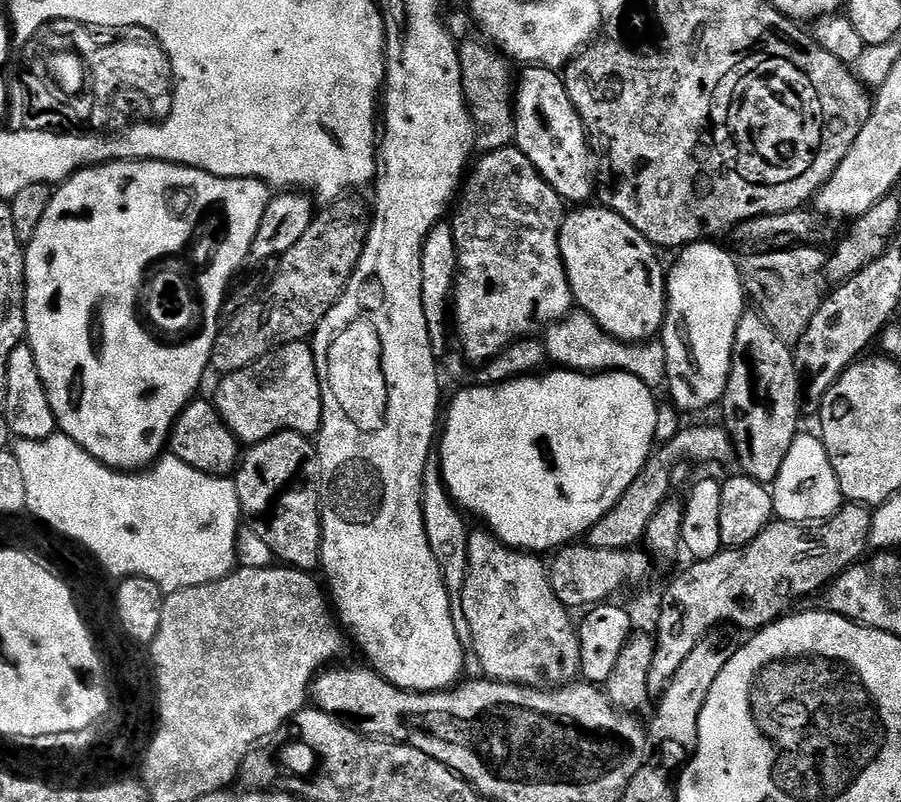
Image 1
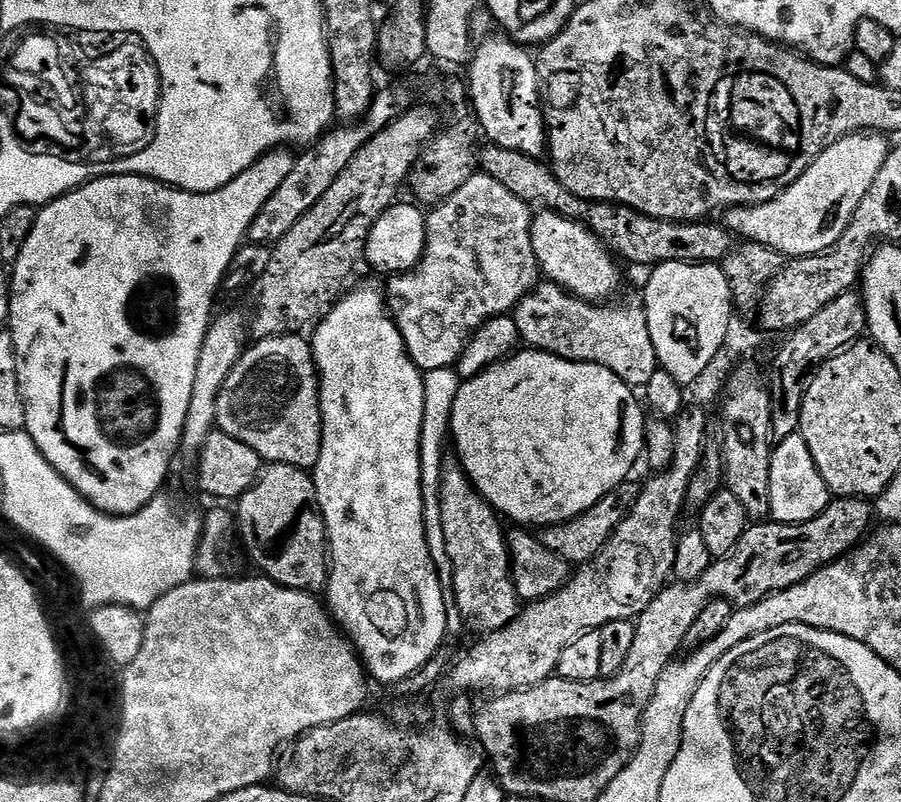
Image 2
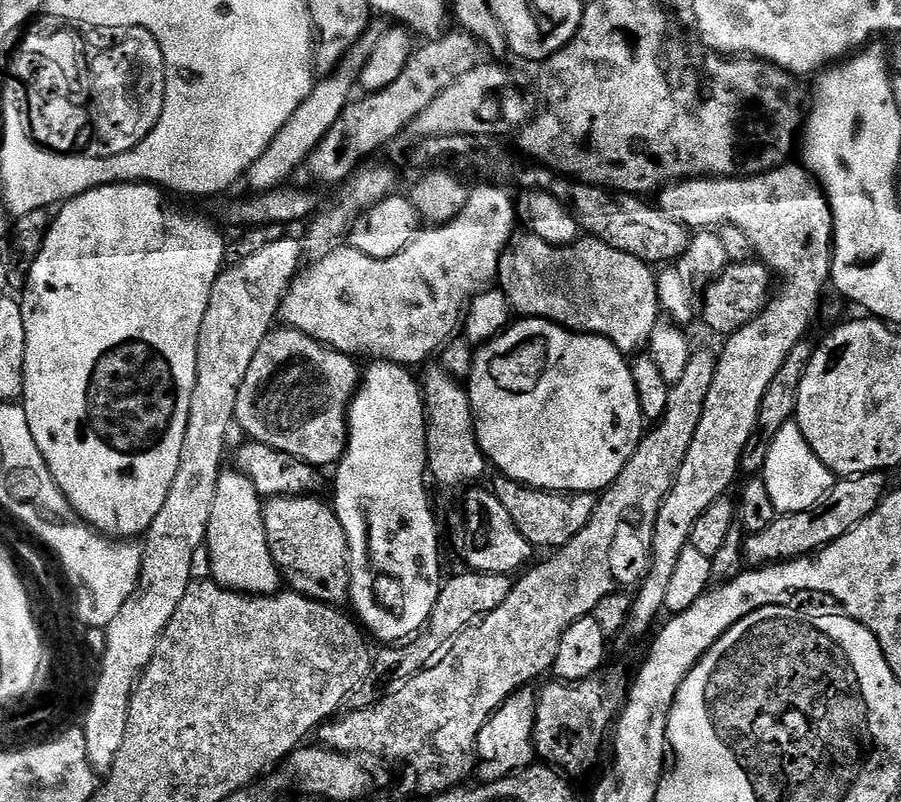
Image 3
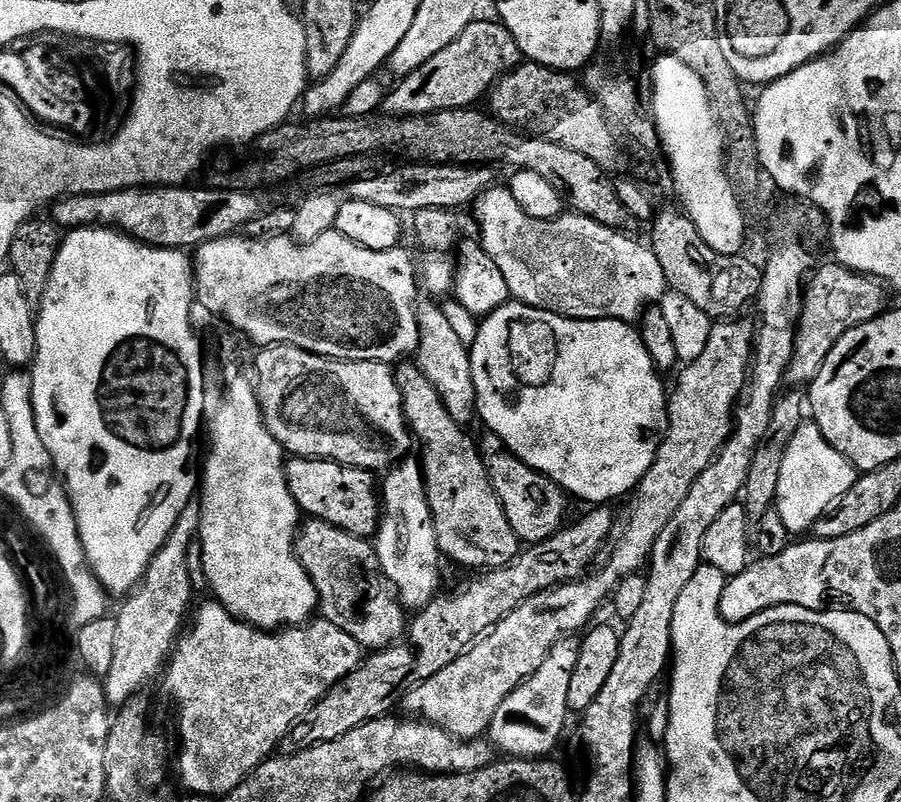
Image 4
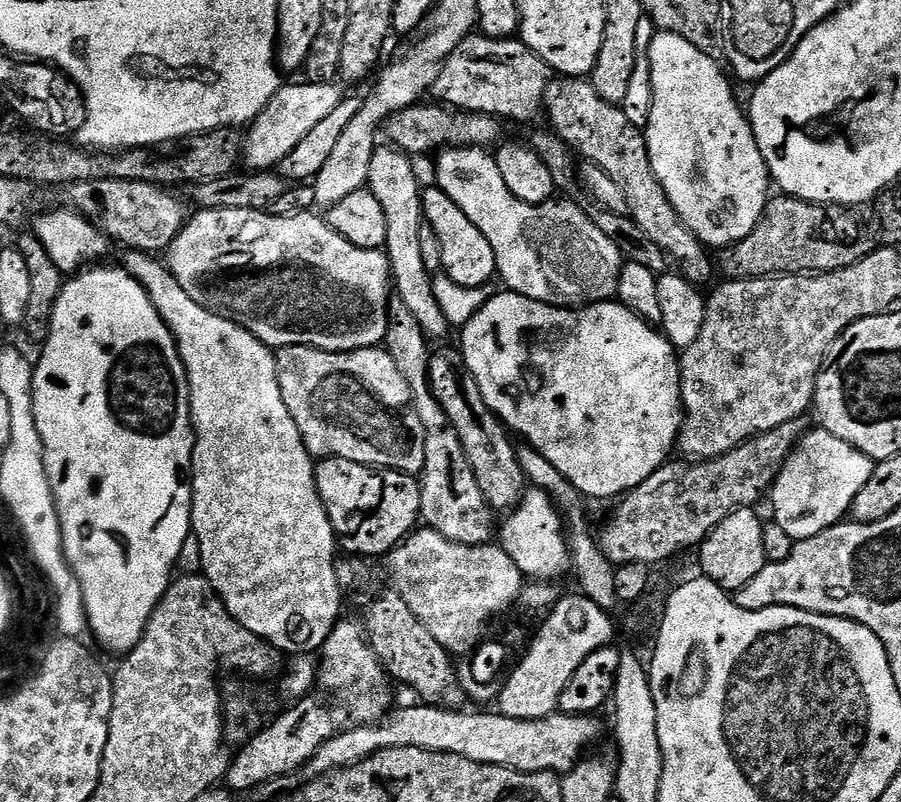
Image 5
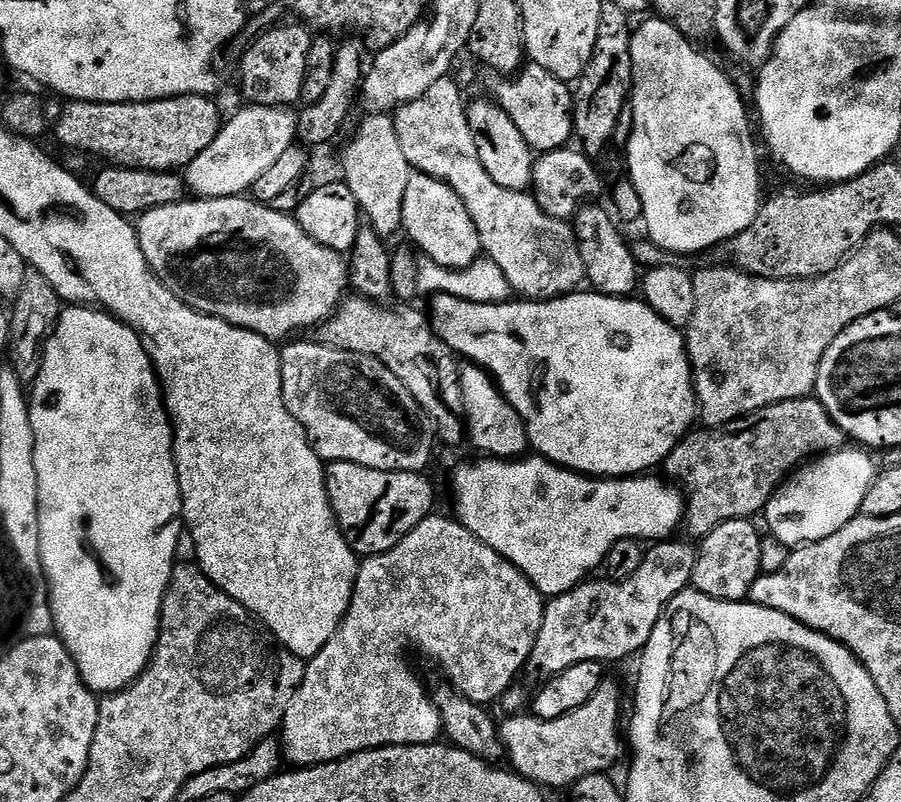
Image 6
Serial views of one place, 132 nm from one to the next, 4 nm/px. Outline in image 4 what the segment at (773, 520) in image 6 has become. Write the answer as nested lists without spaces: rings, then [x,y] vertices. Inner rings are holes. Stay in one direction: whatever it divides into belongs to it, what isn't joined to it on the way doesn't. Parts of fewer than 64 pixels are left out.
[[[803,422],[792,436],[784,454],[774,508],[790,534],[805,533],[825,509],[850,490],[857,479],[856,468],[826,442],[820,428],[814,422]]]

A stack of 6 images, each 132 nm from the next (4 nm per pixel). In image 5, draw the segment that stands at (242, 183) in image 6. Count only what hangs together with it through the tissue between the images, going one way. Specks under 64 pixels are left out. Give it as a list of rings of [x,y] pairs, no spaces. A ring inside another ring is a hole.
[[[328,81],[326,83],[281,85],[279,91],[272,96],[267,106],[257,114],[255,120],[247,125],[242,136],[242,164],[248,170],[272,170],[318,126],[318,122],[323,122],[334,112],[335,107],[341,104],[346,98],[346,92],[341,83]]]

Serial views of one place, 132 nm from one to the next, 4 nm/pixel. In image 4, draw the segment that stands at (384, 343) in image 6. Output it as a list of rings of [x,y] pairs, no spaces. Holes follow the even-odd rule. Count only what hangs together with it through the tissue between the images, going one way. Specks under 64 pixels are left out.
[[[485,451],[483,457],[494,494],[498,502],[502,502],[502,510],[506,510],[506,522],[514,526],[514,534],[518,534],[525,545],[531,546],[552,539],[555,532],[565,527],[566,520],[563,520],[563,516],[568,512],[569,497],[553,480],[541,472],[535,472],[529,464],[524,464],[511,452],[499,451]]]

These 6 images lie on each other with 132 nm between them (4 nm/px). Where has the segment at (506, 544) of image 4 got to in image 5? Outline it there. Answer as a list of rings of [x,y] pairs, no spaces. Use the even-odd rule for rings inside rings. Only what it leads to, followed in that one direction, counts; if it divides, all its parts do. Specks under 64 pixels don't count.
[[[389,299],[388,329],[384,335],[383,347],[390,354],[390,358],[394,358],[402,378],[408,383],[414,416],[424,441],[424,465],[418,474],[420,515],[423,523],[450,542],[486,544],[494,536],[494,524],[492,528],[494,512],[484,501],[484,495],[472,474],[468,459],[465,458],[464,451],[449,428],[448,419],[426,387],[426,359],[430,354],[428,345],[429,341],[410,310],[401,300]]]

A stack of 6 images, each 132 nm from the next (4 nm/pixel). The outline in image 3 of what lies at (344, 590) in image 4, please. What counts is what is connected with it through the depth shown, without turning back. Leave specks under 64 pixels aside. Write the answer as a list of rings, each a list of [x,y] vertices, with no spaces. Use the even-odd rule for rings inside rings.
[[[315,495],[282,496],[272,498],[264,504],[264,525],[266,538],[272,551],[276,565],[280,567],[283,579],[290,583],[291,591],[299,592],[301,596],[308,596],[317,600],[319,604],[344,606],[350,600],[350,589],[354,581],[348,573],[348,536],[344,533],[345,521],[338,515],[335,507],[315,500]]]

